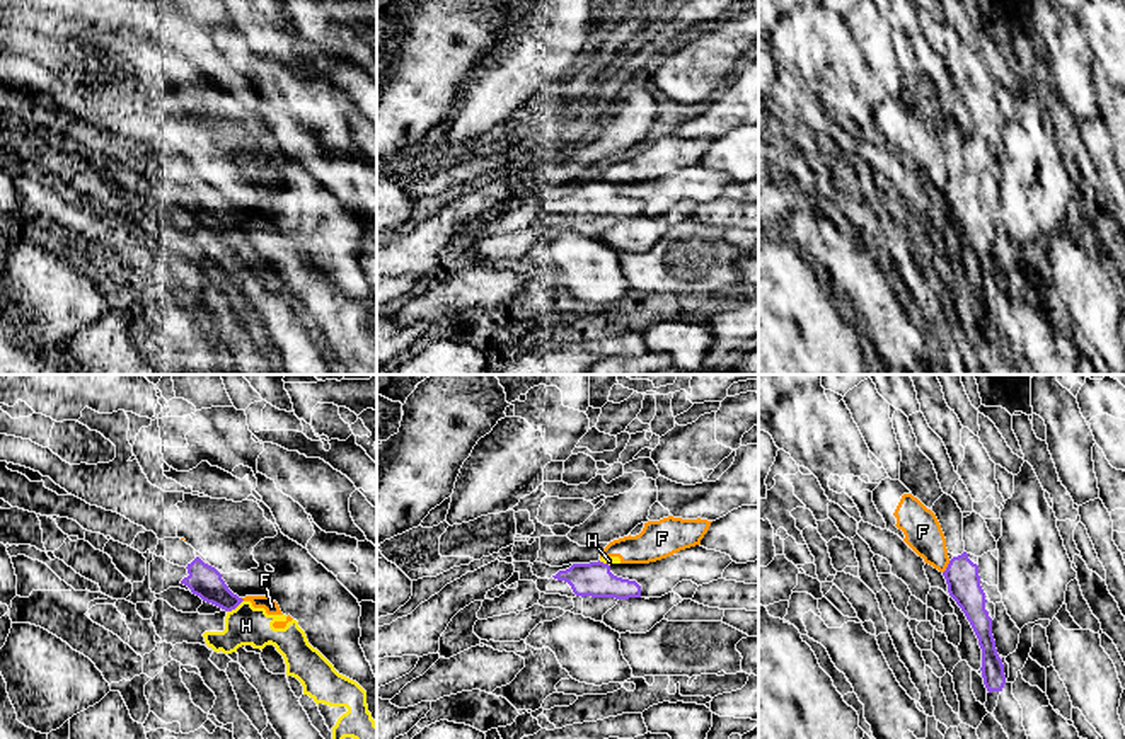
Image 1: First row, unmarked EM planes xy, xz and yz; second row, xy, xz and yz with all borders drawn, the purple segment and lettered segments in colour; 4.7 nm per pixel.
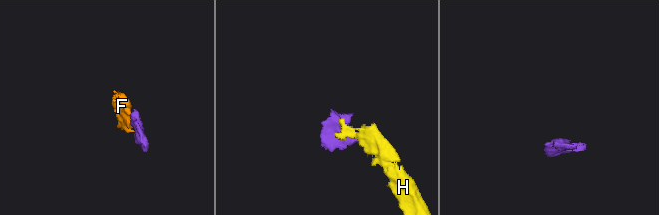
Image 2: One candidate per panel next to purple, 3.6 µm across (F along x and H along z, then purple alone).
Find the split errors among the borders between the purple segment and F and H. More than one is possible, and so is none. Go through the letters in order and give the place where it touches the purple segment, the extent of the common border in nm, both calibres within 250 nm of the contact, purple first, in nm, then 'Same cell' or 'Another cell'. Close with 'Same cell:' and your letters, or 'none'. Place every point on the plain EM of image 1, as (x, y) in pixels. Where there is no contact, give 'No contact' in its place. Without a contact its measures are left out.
F: Touches purple at yz (946, 186). Shared border 70 nm. Thickness 160 nm (purple) against 180 nm. Another cell
H: Touches purple at xy (234, 227). Shared border 100 nm. Thickness 160 nm (purple) against 190 nm. Another cell
Same cell: none

